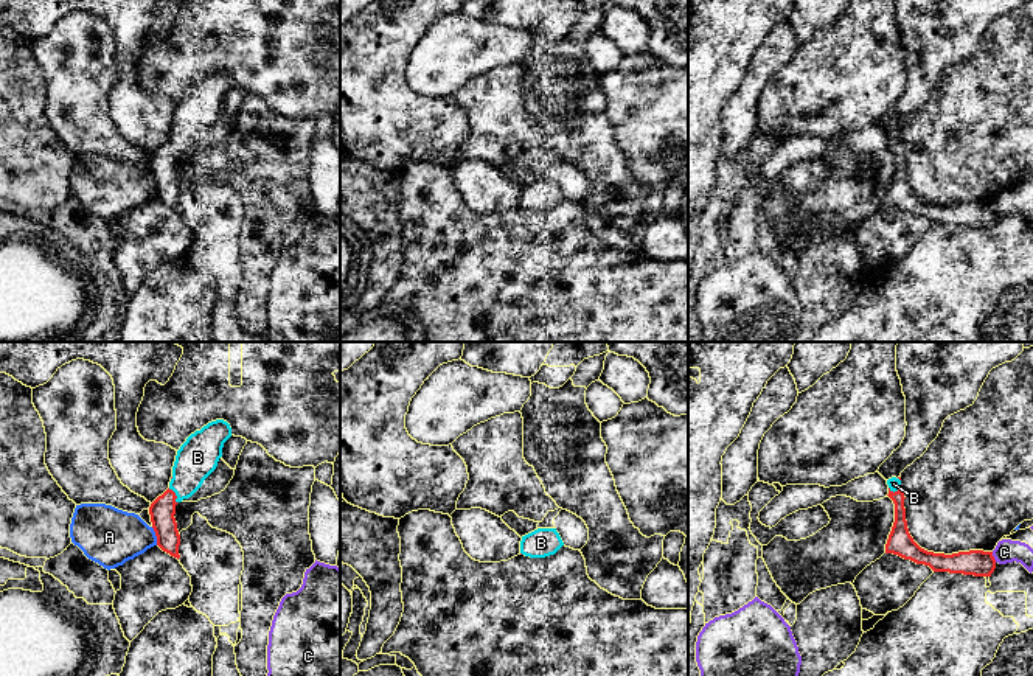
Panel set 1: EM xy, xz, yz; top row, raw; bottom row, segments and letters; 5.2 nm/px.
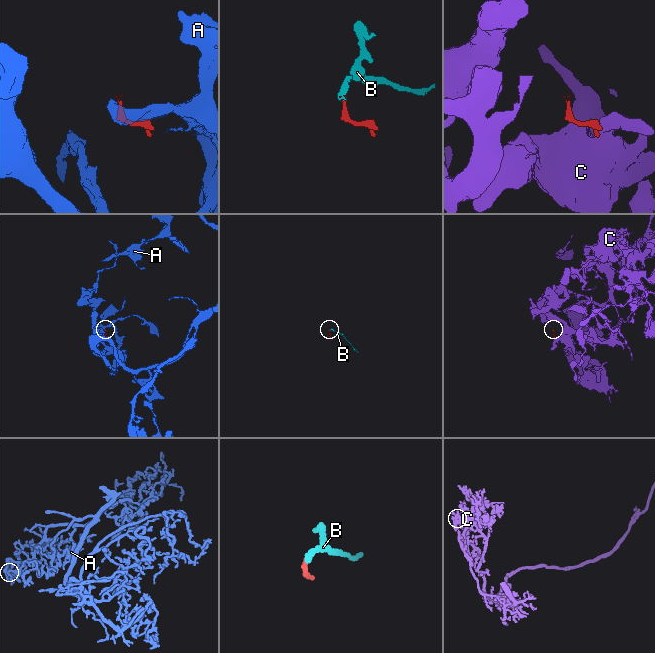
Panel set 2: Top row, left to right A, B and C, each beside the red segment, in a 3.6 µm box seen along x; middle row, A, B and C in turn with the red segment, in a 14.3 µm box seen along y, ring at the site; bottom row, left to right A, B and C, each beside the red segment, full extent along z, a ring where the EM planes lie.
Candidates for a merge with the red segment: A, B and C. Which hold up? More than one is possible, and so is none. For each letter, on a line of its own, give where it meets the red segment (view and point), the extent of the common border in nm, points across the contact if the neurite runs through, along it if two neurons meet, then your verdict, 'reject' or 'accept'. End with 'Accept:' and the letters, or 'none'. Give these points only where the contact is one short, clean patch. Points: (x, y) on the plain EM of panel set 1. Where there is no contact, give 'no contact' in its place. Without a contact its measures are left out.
A: contact xy (156, 187); length 100 nm; reject
B: contact xy (174, 146); length 90 nm; way xy (162, 162), (174, 146), (185, 134), (198, 109); accept
C: contact yz (993, 209); length 60 nm; reject
Accept: B

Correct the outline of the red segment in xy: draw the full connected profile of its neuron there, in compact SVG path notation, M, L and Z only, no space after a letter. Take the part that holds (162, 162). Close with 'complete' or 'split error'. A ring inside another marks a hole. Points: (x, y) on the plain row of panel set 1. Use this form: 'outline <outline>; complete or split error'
outline M224 71L211 73L191 85L177 103L169 140L149 159L157 197L177 211L180 186L174 169L176 157L191 149L216 121L230 89L231 79Z; split error

